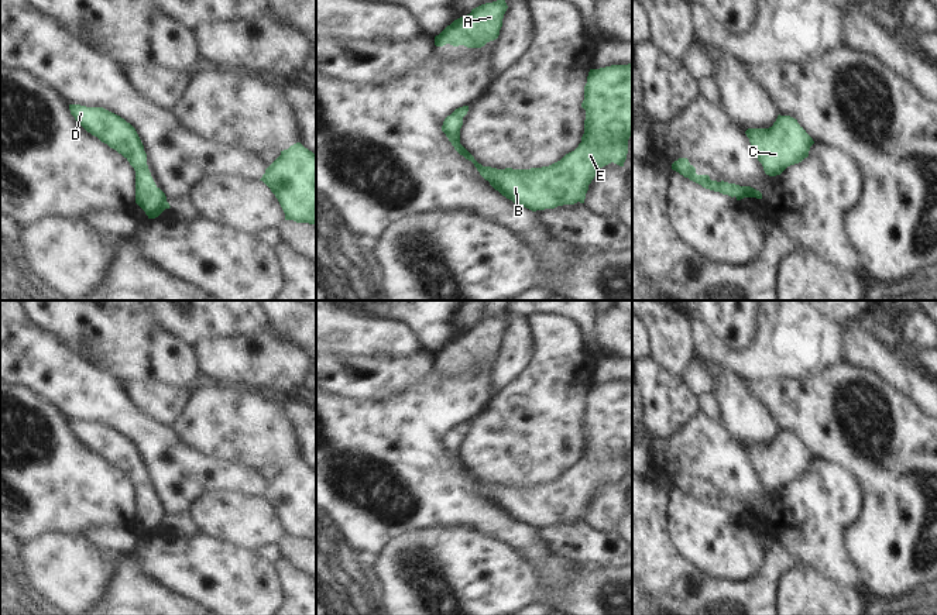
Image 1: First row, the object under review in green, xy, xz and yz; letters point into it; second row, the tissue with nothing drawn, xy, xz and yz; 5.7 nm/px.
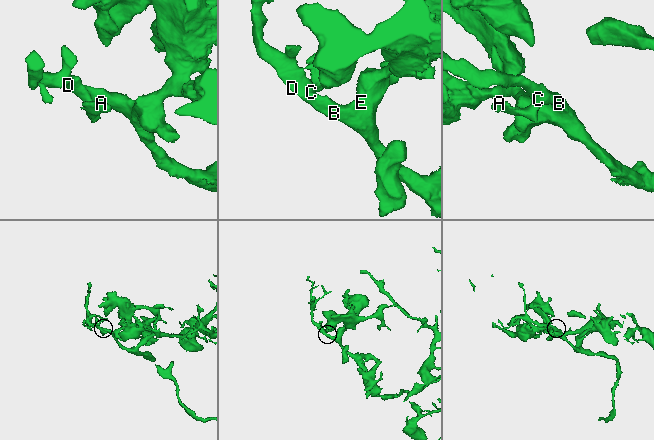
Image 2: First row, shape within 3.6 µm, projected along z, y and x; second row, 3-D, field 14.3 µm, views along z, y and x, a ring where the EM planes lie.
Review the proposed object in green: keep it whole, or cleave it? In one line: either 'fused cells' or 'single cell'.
single cell

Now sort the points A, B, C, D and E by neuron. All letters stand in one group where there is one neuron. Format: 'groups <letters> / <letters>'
groups A B C D E

